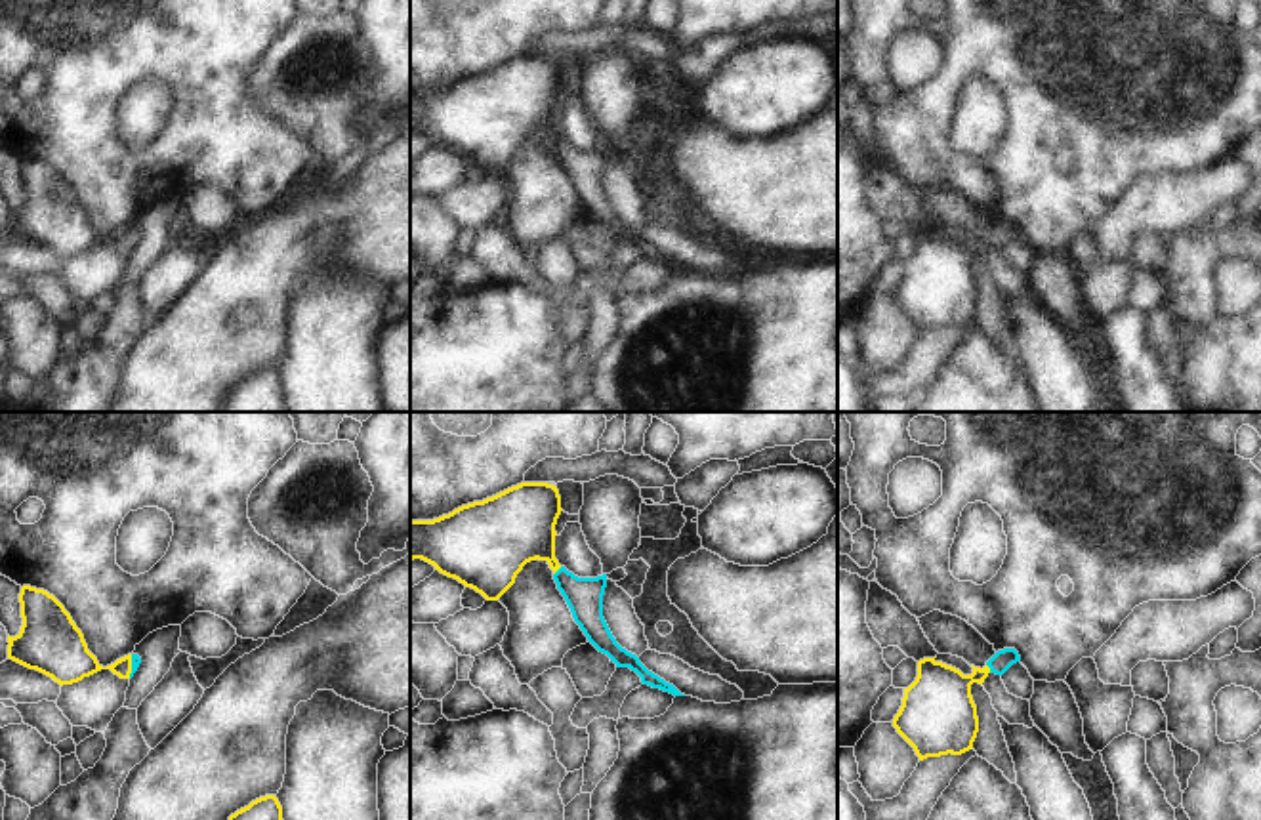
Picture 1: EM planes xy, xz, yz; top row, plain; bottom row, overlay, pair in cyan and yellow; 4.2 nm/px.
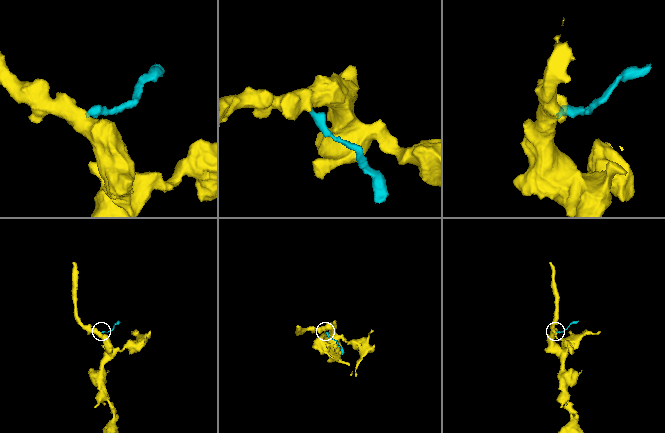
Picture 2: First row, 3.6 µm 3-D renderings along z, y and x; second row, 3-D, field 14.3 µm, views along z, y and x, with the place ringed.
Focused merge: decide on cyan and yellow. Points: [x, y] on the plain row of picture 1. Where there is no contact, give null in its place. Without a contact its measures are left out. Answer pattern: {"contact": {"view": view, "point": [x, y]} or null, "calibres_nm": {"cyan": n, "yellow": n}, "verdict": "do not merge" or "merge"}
{"contact": {"view": "xz", "point": [558, 143]}, "calibres_nm": {"cyan": 160, "yellow": 300}, "verdict": "merge"}

